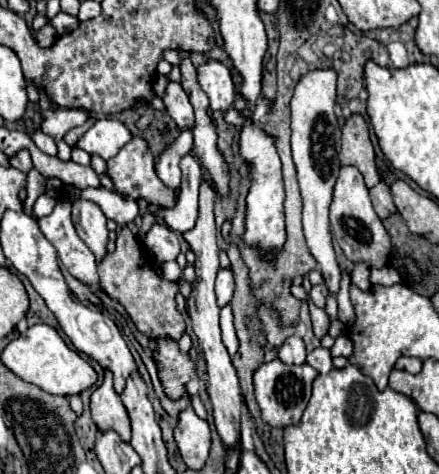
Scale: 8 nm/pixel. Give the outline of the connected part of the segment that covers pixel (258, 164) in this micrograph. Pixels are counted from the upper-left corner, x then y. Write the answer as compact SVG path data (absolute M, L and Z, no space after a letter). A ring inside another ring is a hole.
M248 119L240 133L240 155L252 163L252 187L246 197L246 233L244 241L266 251L278 251L284 245L284 185L282 185L282 165L274 147L274 139L264 131L256 129Z

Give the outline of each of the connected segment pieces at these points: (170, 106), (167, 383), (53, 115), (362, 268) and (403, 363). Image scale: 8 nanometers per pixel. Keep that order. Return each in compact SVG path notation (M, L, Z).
M170 81L168 89L166 89L164 105L166 105L168 115L174 119L174 123L178 125L180 131L192 129L192 125L194 125L194 111L192 111L188 95L184 93L184 89L182 89L180 83Z
M168 337L156 339L154 361L156 361L158 377L162 381L162 387L168 399L176 401L190 395L188 383L196 379L196 365L190 359L190 355L182 355L176 341Z
M46 109L46 111L44 111L44 117L46 117L46 121L42 123L40 129L42 129L43 133L54 137L58 157L60 157L62 161L68 161L72 147L64 143L63 137L70 129L81 126L86 122L88 119L87 112L80 109Z
M356 263L354 271L352 271L352 285L356 285L360 291L368 291L370 289L370 267L366 263Z
M400 357L398 363L396 363L396 369L404 369L404 371L416 375L422 369L422 361L416 359L416 357Z

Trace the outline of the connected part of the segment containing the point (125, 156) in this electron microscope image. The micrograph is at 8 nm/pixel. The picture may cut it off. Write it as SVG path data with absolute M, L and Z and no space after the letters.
M134 137L128 145L124 145L120 149L120 153L116 157L112 157L108 161L108 175L114 183L114 191L128 201L144 199L146 203L152 203L152 205L158 205L164 209L172 209L176 205L176 191L168 189L168 185L164 185L158 179L156 169L154 169L154 155L144 137Z

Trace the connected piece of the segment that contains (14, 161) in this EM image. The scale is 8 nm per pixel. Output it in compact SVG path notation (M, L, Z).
M26 149L18 151L14 157L10 157L10 165L12 165L12 167L16 167L16 169L20 169L20 171L24 171L24 173L28 173L28 171L32 169L30 153L28 153Z

